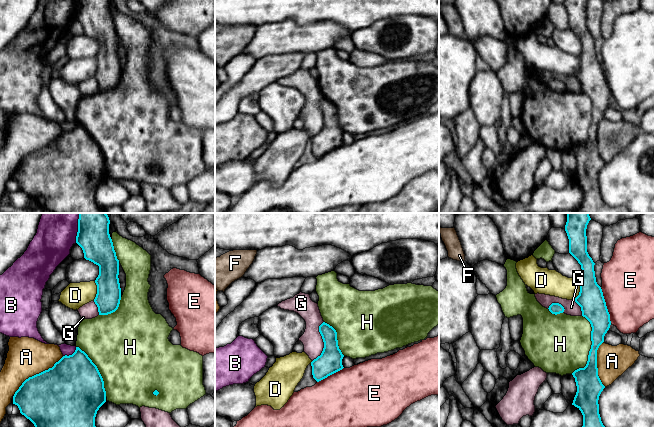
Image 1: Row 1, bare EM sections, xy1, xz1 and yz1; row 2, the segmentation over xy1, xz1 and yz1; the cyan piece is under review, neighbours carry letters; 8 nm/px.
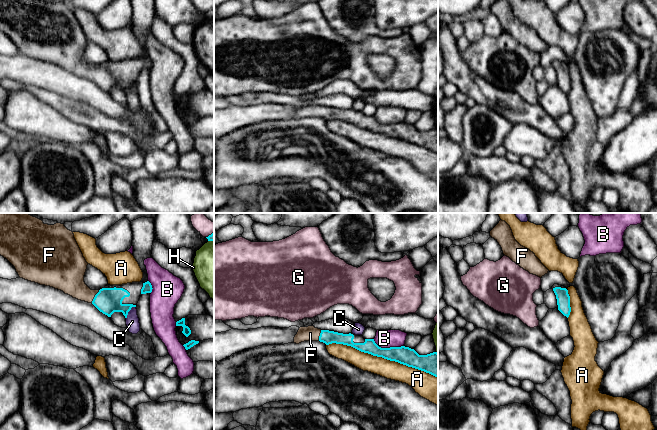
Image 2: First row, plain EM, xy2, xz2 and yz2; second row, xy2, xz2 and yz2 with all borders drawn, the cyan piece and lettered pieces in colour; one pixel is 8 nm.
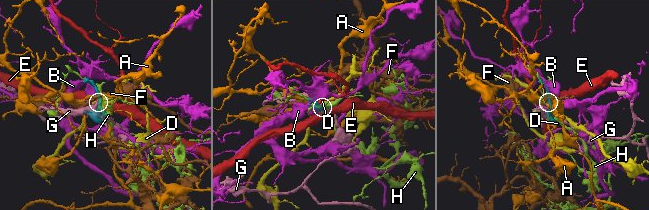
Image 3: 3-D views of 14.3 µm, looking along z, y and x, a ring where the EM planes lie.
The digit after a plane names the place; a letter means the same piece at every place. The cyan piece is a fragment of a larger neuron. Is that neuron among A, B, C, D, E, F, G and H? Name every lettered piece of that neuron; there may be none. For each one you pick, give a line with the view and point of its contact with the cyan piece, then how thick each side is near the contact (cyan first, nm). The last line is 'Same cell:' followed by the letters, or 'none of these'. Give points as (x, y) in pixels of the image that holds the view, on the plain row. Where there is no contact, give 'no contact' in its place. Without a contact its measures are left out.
F: xy2 (95, 72) | 200/220 nm
Same cell: F

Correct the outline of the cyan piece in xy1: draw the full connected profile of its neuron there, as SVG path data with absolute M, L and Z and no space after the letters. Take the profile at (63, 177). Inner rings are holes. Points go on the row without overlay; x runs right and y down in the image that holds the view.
M76 123L75 128L72 131L63 132L58 138L54 140L52 144L45 146L39 150L26 155L13 172L13 180L17 181L20 189L29 195L37 206L47 209L51 213L106 213L104 208L101 208L95 202L95 193L99 184L106 178L106 167L104 164L103 154L97 144L88 131L82 127L79 123Z

